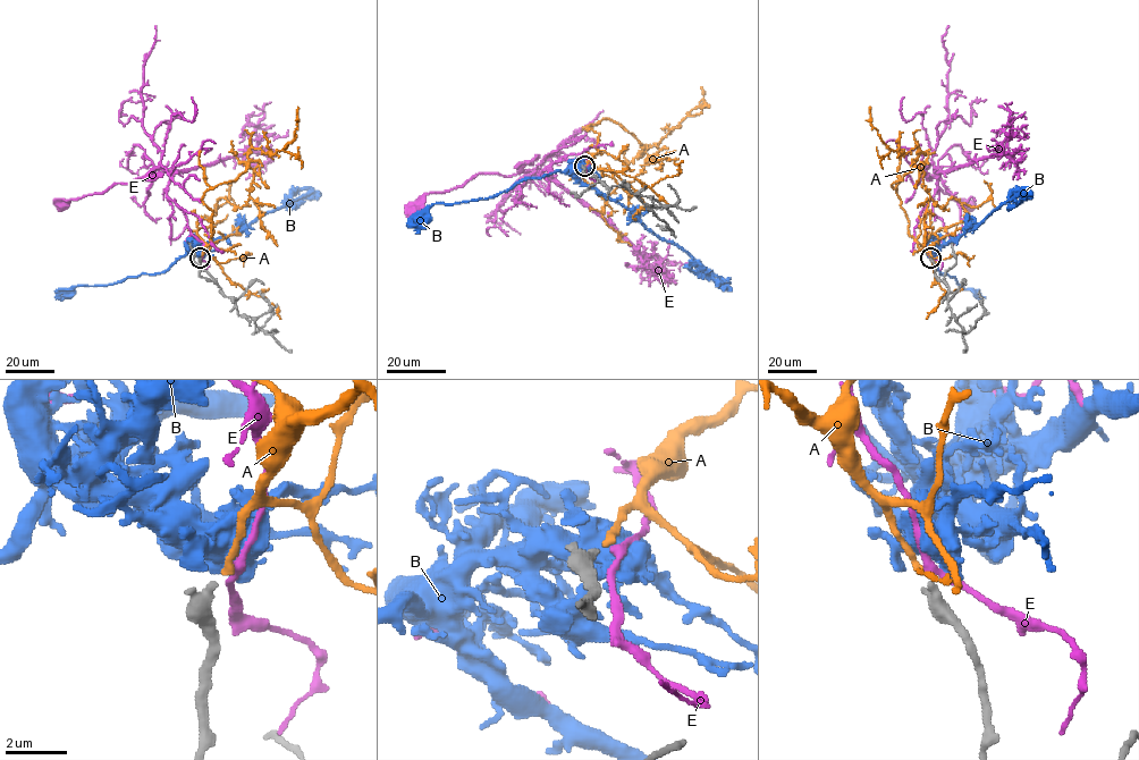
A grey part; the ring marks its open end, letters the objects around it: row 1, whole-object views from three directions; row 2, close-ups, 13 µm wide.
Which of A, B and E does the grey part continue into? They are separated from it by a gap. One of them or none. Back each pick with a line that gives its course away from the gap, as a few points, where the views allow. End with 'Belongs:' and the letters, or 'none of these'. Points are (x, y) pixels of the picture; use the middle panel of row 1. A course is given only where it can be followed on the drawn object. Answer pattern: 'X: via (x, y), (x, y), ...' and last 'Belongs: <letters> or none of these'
A: via (585, 166), (599, 134), (587, 127), (604, 119), (650, 155), (601, 212), (619, 241), (626, 234)
Belongs: A

